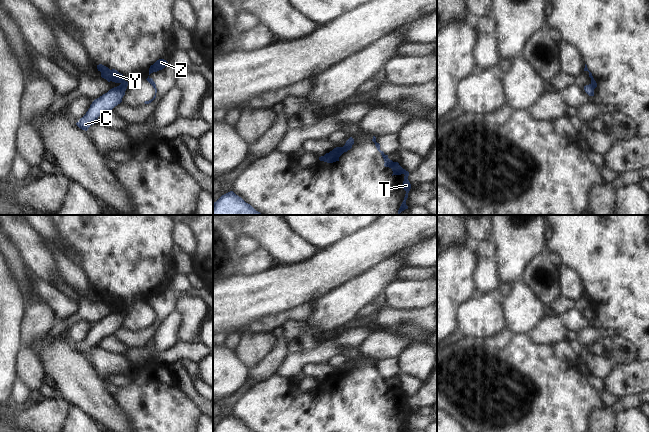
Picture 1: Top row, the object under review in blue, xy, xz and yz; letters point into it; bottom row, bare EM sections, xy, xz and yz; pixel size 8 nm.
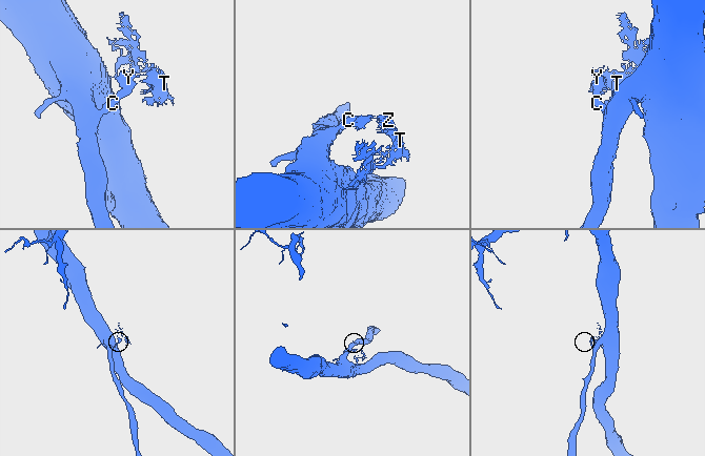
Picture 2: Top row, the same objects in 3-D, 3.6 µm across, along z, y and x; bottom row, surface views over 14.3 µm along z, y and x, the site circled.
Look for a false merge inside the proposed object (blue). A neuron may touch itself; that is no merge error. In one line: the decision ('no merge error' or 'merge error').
merge error

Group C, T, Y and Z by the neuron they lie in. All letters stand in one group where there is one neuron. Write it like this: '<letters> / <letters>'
C / T Y Z

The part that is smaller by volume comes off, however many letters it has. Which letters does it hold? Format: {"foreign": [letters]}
{"foreign": ["T", "Y", "Z"]}

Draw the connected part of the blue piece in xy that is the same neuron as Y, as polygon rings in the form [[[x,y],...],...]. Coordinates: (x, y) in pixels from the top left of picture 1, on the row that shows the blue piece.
[[[102,64],[97,65],[97,69],[101,72],[101,77],[106,79],[108,82],[112,81],[119,83],[121,86],[128,86],[128,82],[124,80],[123,74],[119,73],[117,70],[110,70]]]

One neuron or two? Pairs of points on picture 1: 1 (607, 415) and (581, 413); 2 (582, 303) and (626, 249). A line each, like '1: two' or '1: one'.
1: two
2: two

